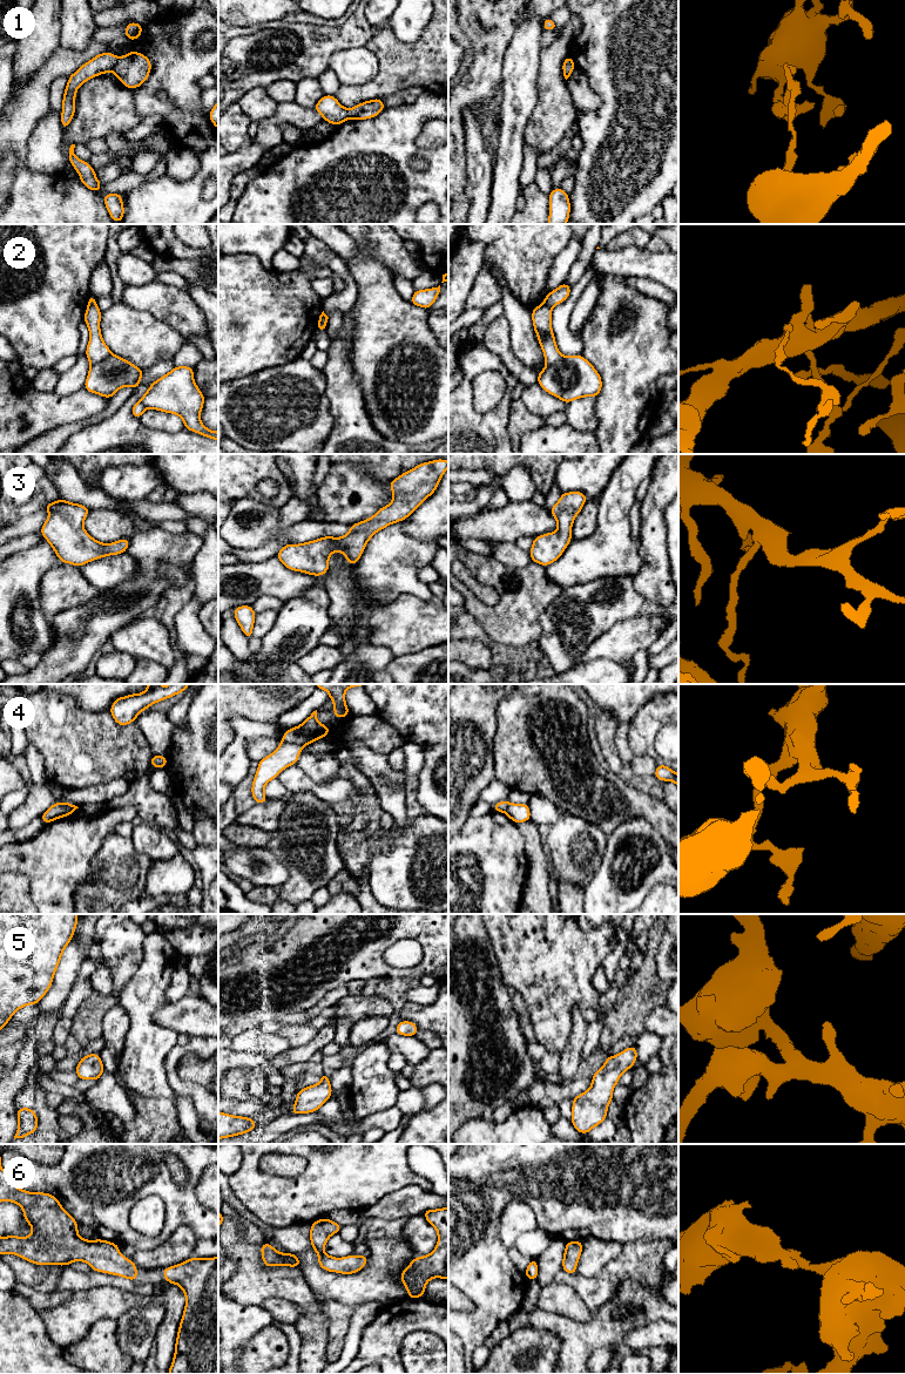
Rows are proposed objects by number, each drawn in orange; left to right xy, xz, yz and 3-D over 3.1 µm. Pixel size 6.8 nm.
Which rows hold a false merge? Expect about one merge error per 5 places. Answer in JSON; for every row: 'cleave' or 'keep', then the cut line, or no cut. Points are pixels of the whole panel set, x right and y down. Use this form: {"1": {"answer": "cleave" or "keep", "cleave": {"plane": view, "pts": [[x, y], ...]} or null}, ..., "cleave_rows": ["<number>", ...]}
{"1": {"answer": "cleave", "cleave": {"plane": "xy", "pts": [[119, 59], [112, 70]]}}, "2": {"answer": "cleave", "cleave": {"plane": "yz", "pts": [[544, 302], [551, 308]]}}, "3": {"answer": "keep", "cleave": null}, "4": {"answer": "cleave", "cleave": {"plane": "xz", "pts": [[282, 739], [303, 746]]}}, "5": {"answer": "keep", "cleave": null}, "6": {"answer": "keep", "cleave": null}, "cleave_rows": ["1", "2", "4"]}

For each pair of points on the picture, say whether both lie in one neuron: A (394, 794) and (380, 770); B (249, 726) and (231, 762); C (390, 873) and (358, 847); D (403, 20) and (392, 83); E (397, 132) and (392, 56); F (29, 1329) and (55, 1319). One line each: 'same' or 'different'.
A: same
B: same
C: different
D: different
E: different
F: different

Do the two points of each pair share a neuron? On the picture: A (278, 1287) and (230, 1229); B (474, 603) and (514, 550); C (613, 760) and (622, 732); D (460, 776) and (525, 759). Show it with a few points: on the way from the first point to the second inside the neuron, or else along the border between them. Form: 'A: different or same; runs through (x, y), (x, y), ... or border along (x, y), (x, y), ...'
A: same; runs through (263, 1277), (249, 1263), (241, 1244)
B: different; border along (491, 555), (508, 567), (524, 568), (531, 562)
C: different; border along (616, 724), (615, 750), (623, 764)
D: different; border along (494, 739), (493, 777)

